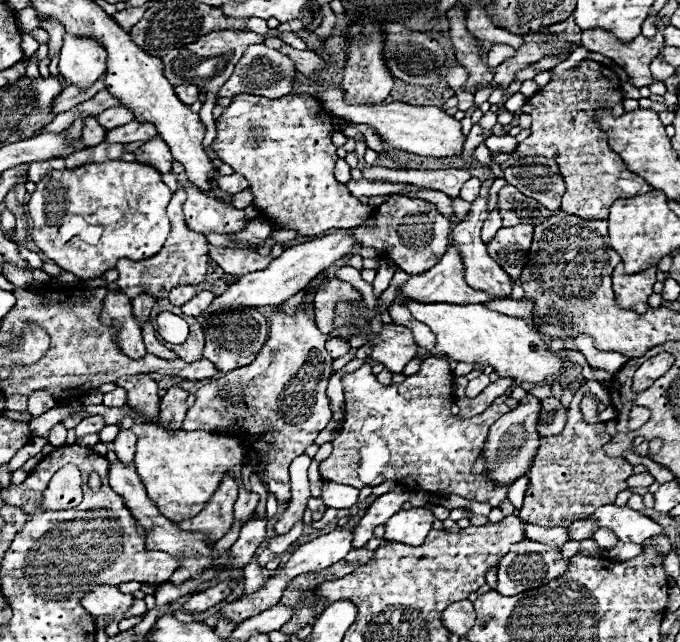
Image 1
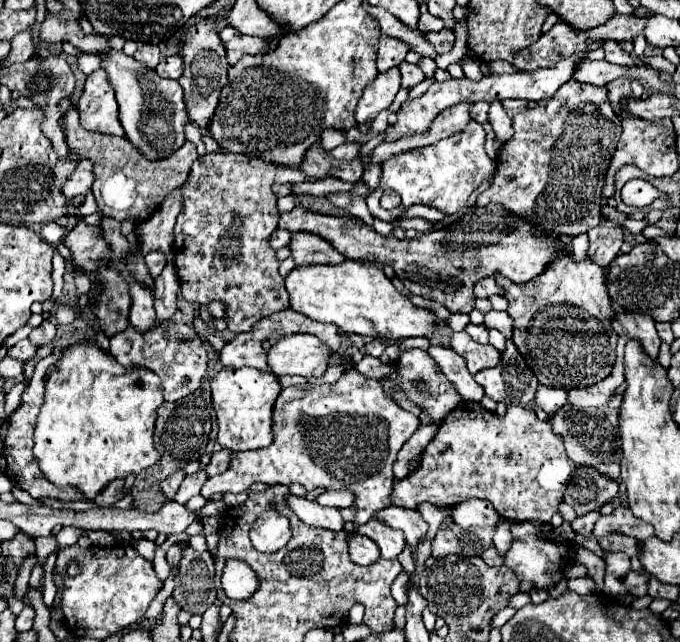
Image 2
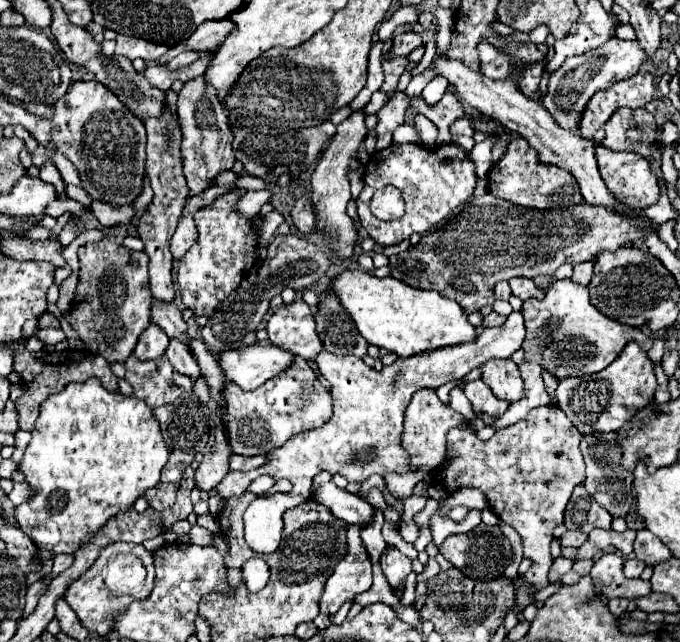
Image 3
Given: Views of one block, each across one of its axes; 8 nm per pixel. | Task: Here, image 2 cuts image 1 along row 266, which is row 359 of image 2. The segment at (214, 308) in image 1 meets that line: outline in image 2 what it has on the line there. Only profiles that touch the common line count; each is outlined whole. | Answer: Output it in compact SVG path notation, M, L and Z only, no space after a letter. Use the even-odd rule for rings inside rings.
M294 334L288 338L278 338L268 354L270 372L276 376L298 374L298 376L322 376L328 368L330 352L328 348L310 334Z

